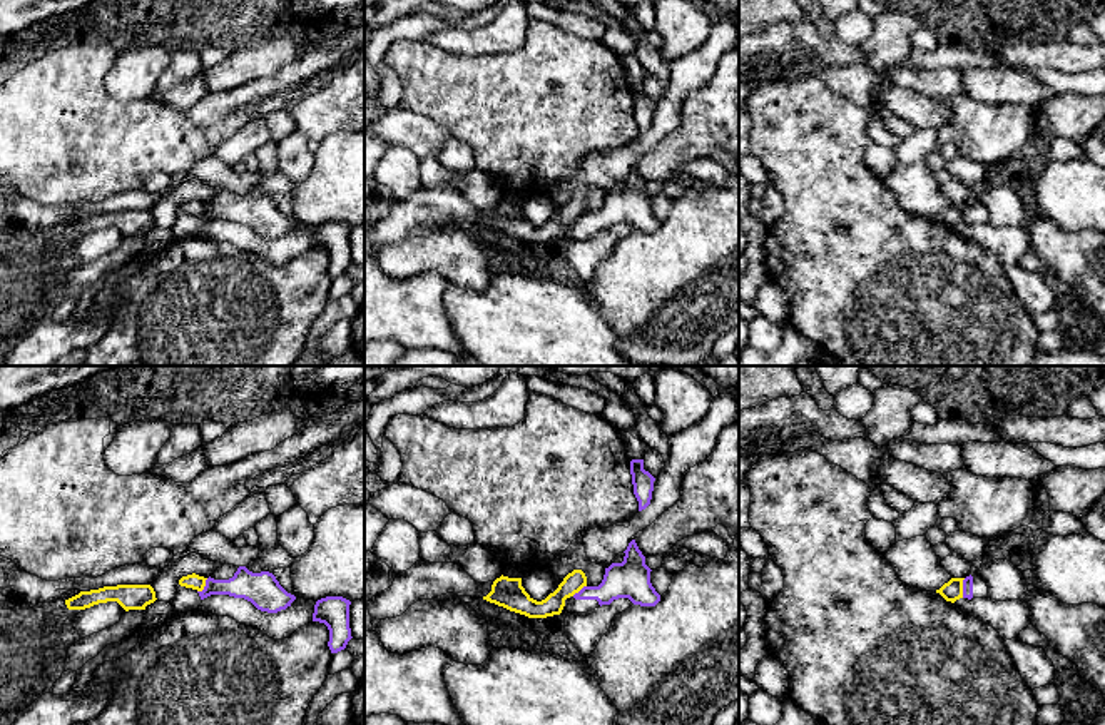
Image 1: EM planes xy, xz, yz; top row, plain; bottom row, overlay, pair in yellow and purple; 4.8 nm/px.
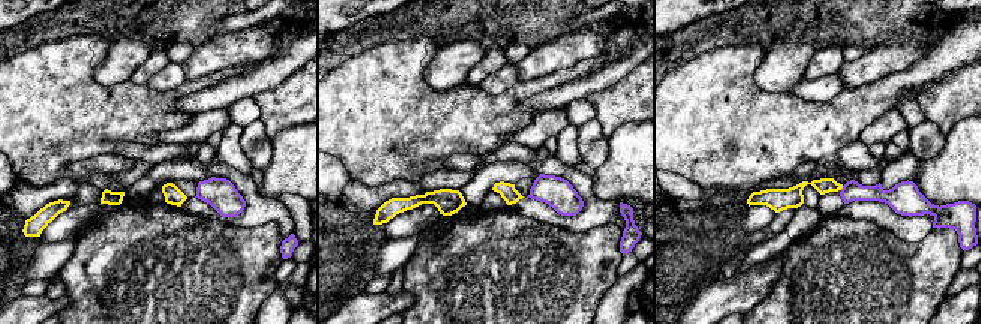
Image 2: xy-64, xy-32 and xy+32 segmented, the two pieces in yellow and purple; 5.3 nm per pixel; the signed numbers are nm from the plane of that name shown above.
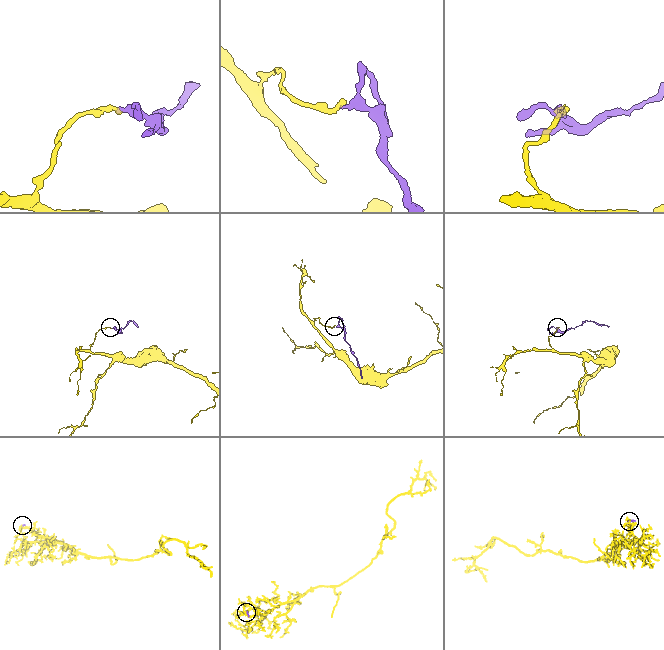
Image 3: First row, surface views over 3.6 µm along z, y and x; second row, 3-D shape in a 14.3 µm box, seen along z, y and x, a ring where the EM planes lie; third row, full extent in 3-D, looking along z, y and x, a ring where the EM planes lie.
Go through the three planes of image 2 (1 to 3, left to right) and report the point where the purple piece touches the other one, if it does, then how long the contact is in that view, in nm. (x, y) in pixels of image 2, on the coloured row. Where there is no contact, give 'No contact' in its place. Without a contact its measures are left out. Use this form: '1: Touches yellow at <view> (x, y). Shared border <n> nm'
1: No contact
2: No contact
3: Touches yellow at xy+32 (842, 188). Shared border 30 nm

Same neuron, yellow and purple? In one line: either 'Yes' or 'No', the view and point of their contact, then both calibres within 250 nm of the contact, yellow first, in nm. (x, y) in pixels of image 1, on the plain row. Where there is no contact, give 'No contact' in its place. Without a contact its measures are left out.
No. Touches yellow at yz (962, 214). Thickness 100 nm (yellow) against 50 nm

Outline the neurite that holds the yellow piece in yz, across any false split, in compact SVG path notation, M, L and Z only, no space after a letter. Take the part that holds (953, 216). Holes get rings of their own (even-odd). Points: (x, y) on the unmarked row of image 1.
M951 204L940 215L936 215L936 219L940 219L946 227L955 229L963 224L963 205L965 204Z

